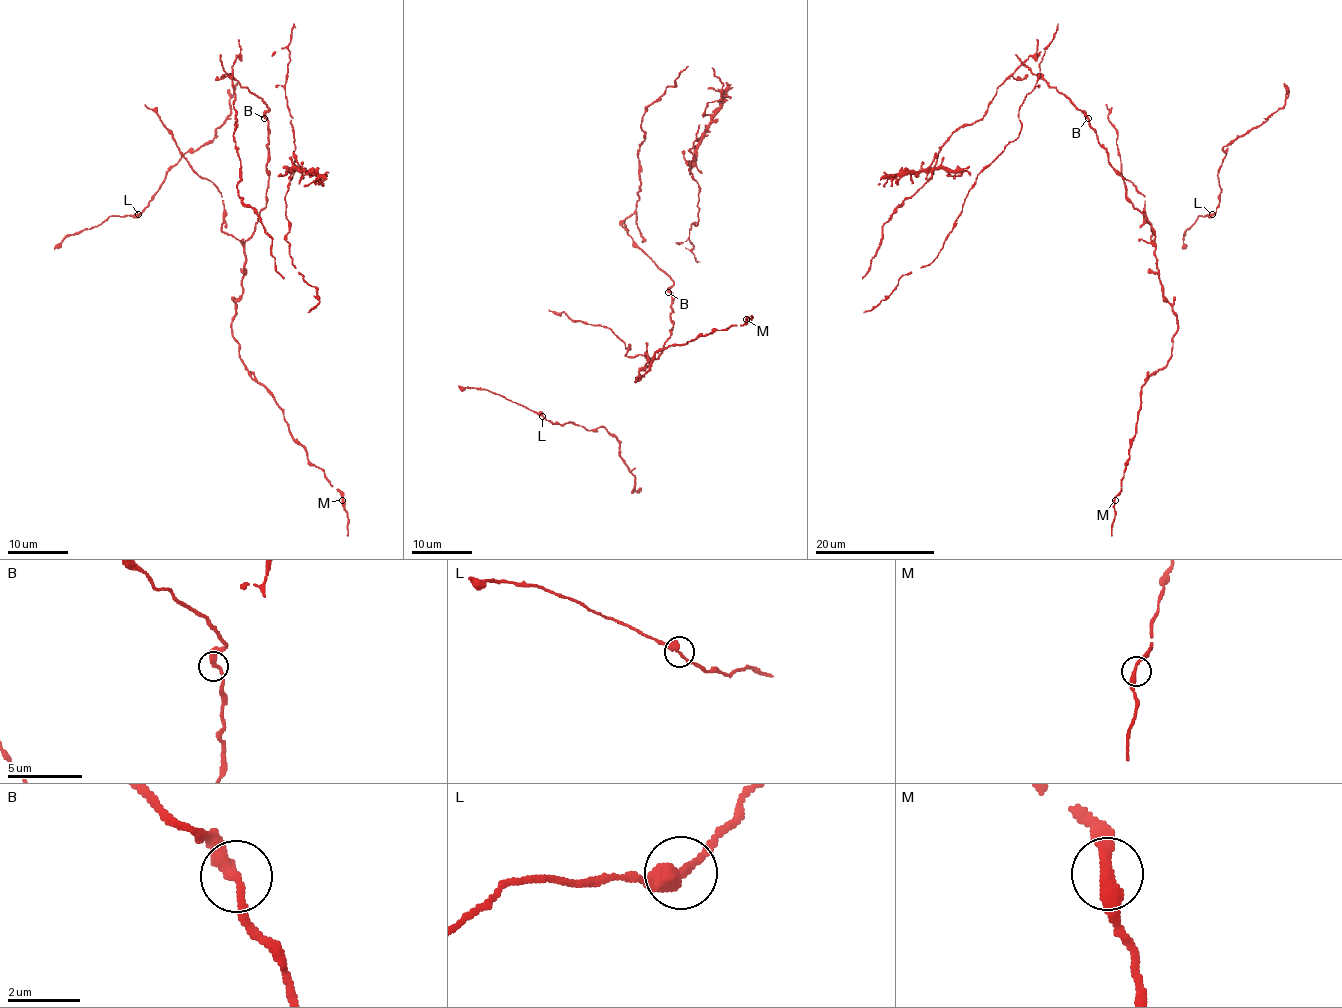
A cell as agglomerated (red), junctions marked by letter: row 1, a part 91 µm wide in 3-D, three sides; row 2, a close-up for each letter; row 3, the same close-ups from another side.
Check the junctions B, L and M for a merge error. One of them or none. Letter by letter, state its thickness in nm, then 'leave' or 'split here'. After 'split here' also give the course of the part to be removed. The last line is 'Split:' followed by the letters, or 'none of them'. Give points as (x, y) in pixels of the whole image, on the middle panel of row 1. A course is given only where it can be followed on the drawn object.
B: 320 nm | leave
L: 400 nm | leave
M: 320 nm | leave
Split: none of them

